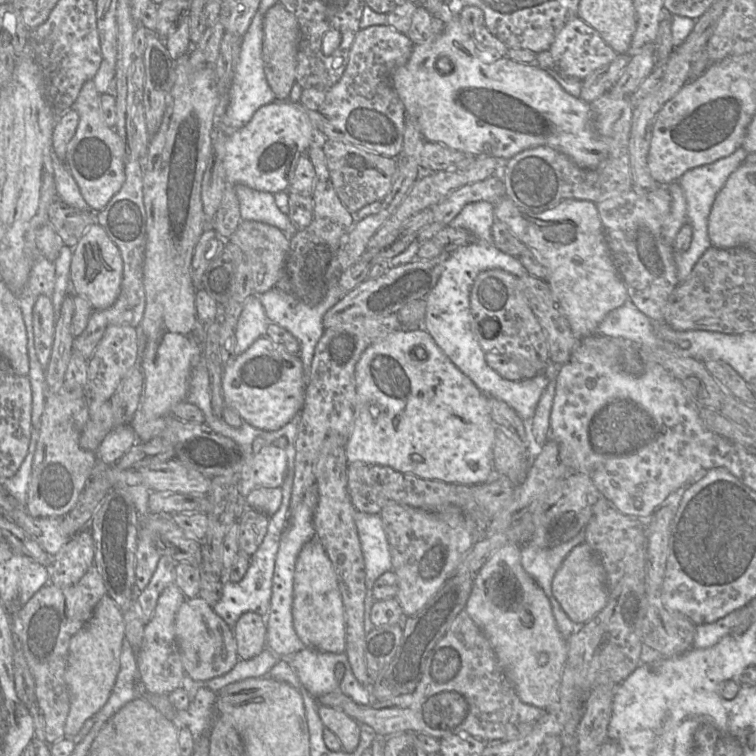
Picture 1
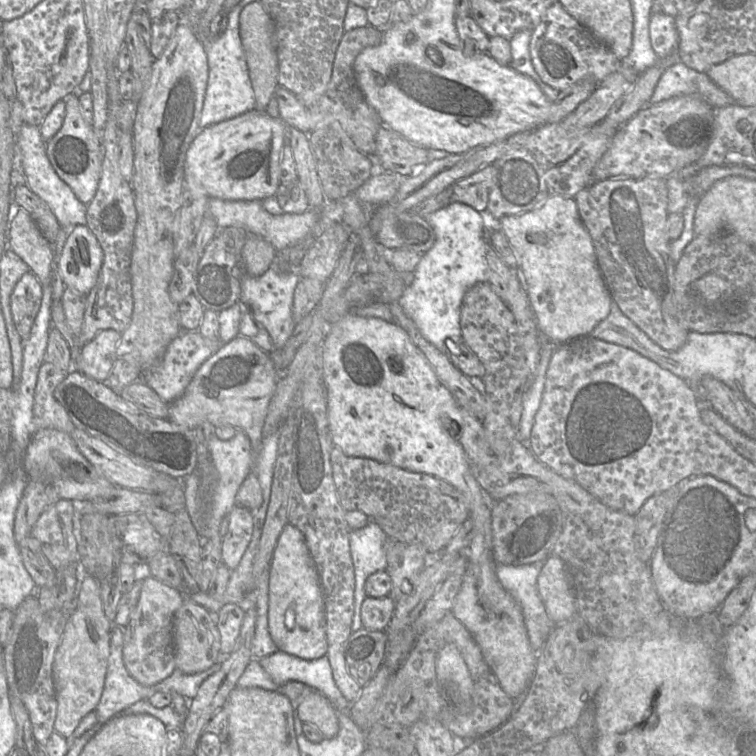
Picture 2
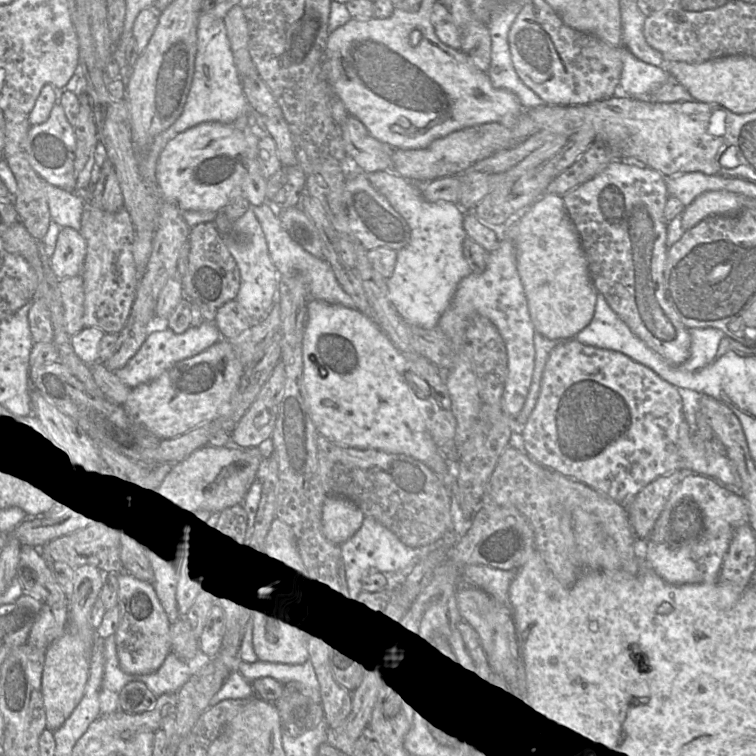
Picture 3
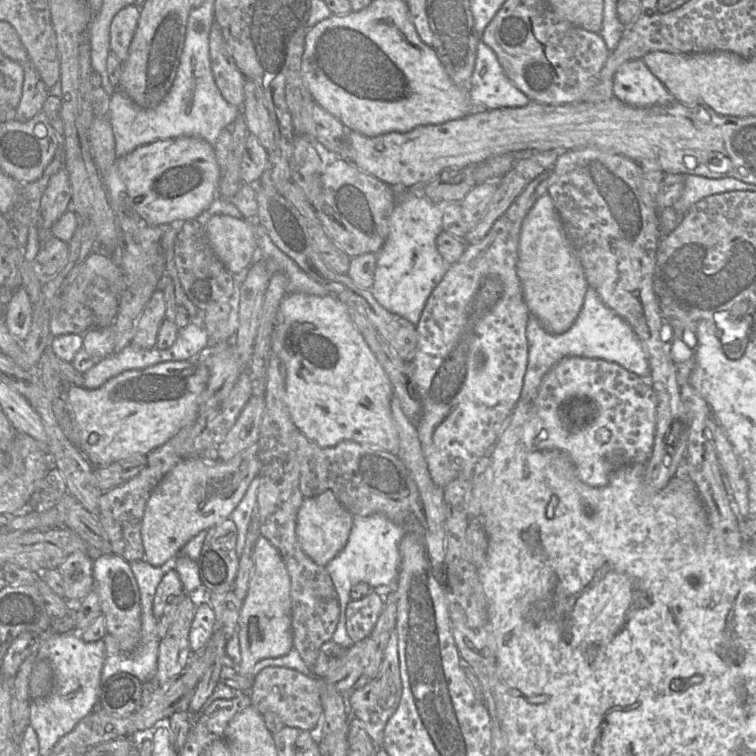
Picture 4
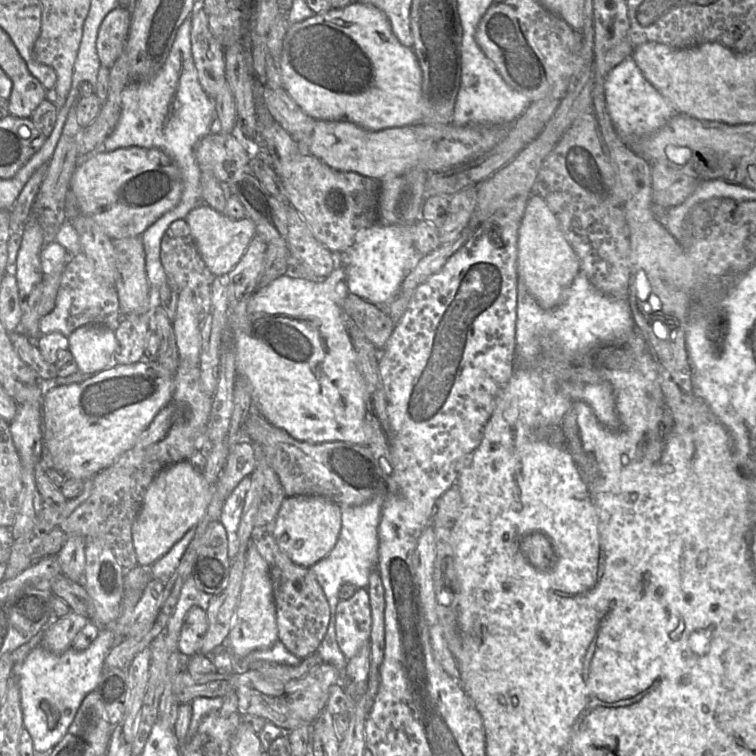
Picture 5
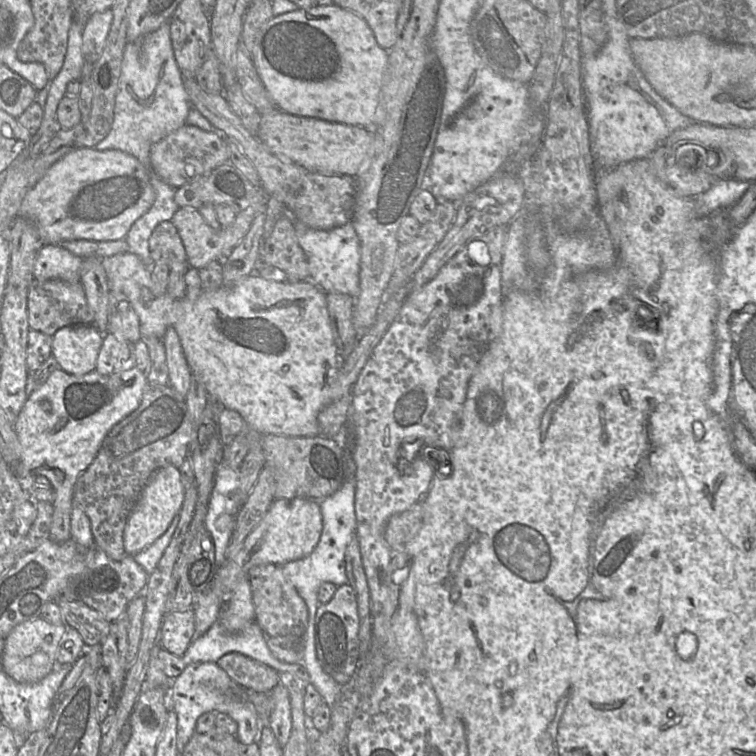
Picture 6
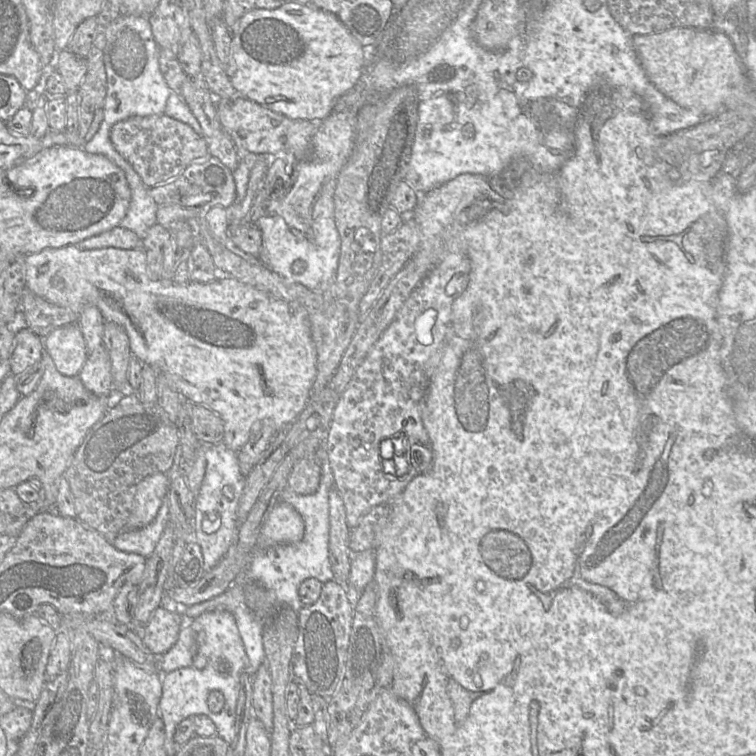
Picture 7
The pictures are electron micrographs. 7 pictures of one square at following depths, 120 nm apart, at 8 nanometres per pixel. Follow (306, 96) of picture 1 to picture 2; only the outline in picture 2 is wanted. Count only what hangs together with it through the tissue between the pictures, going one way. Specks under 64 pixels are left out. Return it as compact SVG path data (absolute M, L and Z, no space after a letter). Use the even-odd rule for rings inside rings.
M370 24L345 31L336 50L331 79L322 96L313 105L305 106L291 92L278 86L273 95L278 103L278 118L289 127L306 133L337 122L342 133L352 143L353 149L372 156L375 152L377 132L383 124L377 112L367 103L359 89L353 65L357 55L367 47L378 45L382 36L383 29Z

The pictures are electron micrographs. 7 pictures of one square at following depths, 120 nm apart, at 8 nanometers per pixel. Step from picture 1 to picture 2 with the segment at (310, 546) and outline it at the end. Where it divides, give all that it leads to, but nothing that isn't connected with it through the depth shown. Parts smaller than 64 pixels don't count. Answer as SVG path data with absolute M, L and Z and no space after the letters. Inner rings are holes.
M287 524L275 546L268 567L268 628L278 651L305 660L326 656L326 616L320 577L305 537L295 526Z

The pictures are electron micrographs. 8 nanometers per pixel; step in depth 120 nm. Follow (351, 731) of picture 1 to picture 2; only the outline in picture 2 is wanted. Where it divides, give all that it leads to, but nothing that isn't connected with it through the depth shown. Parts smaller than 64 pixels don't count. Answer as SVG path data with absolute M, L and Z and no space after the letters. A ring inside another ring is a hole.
M319 692L306 695L295 707L296 717L320 730L325 738L333 738L339 732L338 711Z

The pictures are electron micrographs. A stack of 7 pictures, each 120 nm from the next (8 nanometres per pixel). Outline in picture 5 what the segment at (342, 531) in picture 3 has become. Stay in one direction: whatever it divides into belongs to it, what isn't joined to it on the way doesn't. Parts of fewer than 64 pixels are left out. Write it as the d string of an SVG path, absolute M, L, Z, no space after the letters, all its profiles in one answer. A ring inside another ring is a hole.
M291 496L282 502L274 537L280 549L296 564L311 567L326 557L337 543L342 526L341 507L319 496Z

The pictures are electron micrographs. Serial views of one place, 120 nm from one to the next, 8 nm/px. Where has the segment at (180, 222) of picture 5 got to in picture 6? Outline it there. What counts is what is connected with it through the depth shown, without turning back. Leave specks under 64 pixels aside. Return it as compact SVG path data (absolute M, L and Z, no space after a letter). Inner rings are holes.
M171 220L160 223L149 239L149 251L156 263L165 263L170 270L185 273L191 267L182 239Z

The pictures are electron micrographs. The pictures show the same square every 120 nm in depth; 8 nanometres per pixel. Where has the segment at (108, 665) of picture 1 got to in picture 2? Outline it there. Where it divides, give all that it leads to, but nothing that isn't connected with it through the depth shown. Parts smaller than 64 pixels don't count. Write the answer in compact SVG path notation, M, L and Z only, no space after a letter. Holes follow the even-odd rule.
M80 563L77 571L78 592L73 610L56 650L52 674L57 696L57 714L54 730L65 739L71 739L82 719L94 712L100 701L108 658L113 623L104 612L96 580Z

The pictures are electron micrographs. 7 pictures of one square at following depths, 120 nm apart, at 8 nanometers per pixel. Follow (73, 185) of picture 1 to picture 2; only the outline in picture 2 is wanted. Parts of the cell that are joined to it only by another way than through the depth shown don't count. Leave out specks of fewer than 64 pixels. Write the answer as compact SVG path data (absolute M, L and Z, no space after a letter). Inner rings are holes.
M23 124L15 134L14 169L22 169L24 183L33 187L50 207L62 227L75 227L86 224L86 205L80 202L71 188L57 175L46 154L45 142L41 135L40 126Z

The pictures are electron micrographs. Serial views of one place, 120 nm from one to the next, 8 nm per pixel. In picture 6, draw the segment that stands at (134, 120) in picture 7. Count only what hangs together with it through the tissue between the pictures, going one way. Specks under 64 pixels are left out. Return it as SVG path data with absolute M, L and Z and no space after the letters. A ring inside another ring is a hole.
M186 124L154 143L150 148L149 158L150 172L169 186L178 188L227 163L228 149L225 140L218 134Z

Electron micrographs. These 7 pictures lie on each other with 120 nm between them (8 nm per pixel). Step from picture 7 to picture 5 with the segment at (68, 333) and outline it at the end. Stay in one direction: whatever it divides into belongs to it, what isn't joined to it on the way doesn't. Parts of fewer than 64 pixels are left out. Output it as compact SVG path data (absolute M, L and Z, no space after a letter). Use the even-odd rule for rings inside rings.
M82 326L67 337L68 351L75 358L80 373L97 373L113 364L117 349L114 329L105 326Z

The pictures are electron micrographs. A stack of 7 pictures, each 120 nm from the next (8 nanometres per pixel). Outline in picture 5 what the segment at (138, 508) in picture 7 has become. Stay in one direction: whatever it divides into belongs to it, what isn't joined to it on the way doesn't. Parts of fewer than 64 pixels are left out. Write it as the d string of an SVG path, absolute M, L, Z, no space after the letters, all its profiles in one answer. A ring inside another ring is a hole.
M188 461L172 464L153 479L147 488L137 517L132 524L132 541L138 565L149 568L165 555L184 535L204 517L215 492L215 483L208 483L202 471L196 470Z

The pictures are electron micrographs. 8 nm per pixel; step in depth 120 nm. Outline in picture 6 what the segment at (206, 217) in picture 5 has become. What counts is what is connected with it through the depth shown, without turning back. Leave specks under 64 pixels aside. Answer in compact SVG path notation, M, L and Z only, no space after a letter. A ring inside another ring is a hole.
M186 206L179 208L171 221L182 239L190 266L195 269L202 269L212 261L221 262L228 258L233 249L248 233L254 217L251 211L242 211L237 213L235 221L231 225L213 229L206 223L199 209Z

